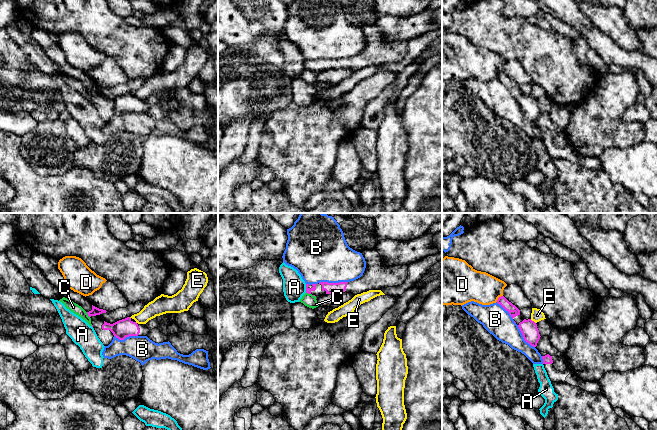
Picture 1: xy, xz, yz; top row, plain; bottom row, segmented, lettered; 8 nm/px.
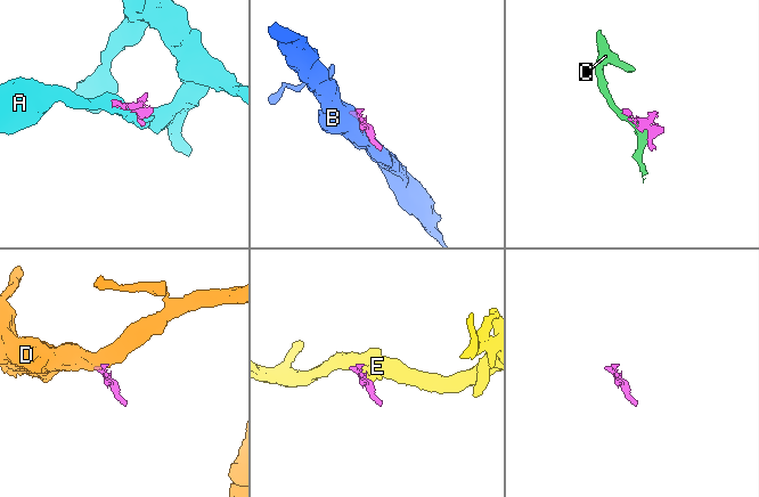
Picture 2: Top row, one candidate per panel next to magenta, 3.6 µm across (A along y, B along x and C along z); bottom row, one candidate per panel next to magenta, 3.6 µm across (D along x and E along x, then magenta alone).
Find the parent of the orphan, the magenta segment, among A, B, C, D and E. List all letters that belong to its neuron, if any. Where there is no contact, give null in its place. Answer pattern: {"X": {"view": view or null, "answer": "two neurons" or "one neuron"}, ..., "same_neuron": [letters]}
{"A": {"view": "xz", "answer": "two neurons"}, "B": {"view": "xz", "answer": "two neurons"}, "C": {"view": "xy", "answer": "two neurons"}, "D": {"view": "yz", "answer": "two neurons"}, "E": {"view": "yz", "answer": "two neurons"}, "same_neuron": []}

